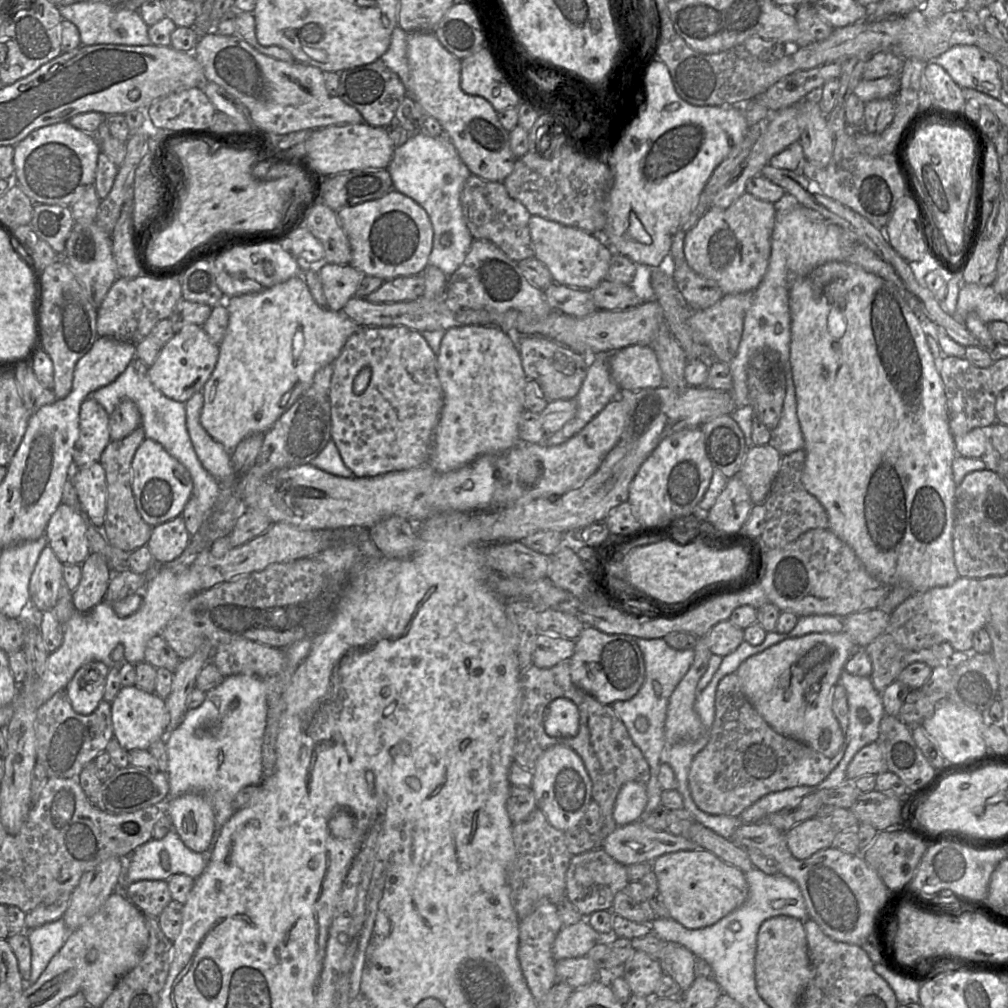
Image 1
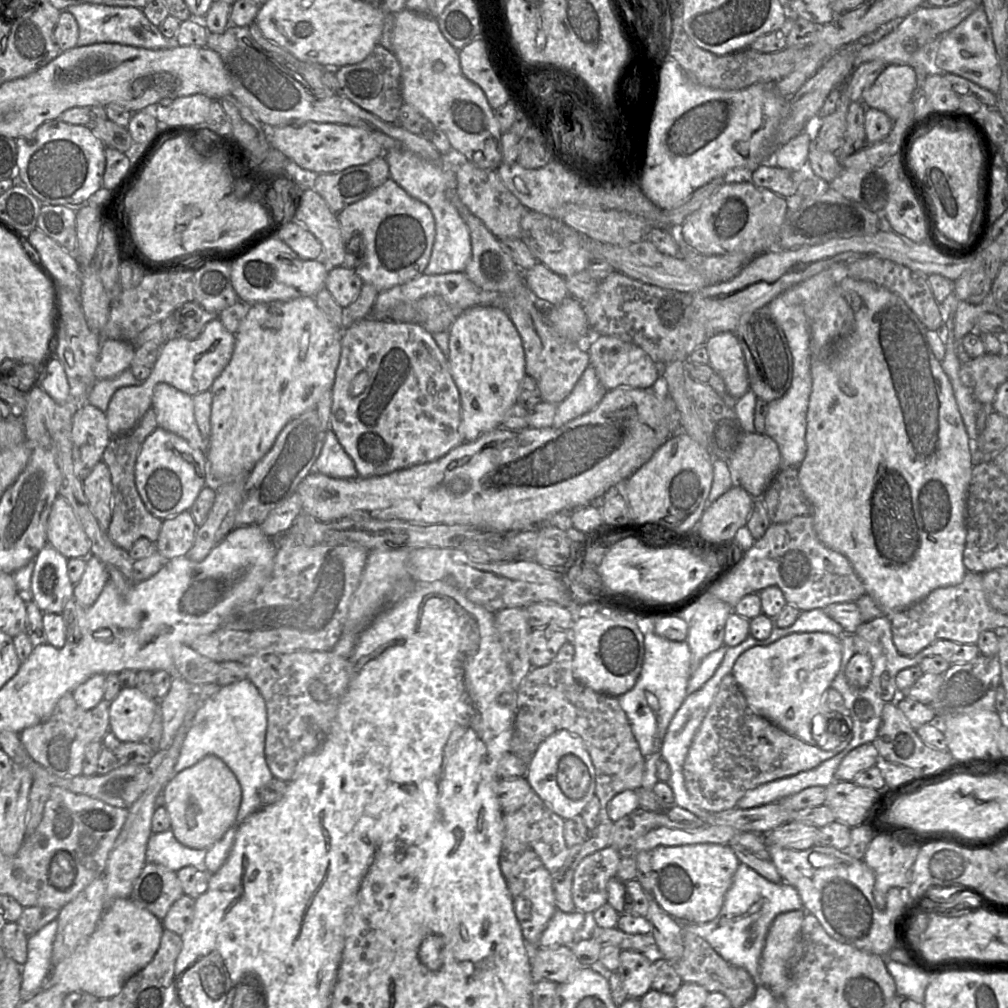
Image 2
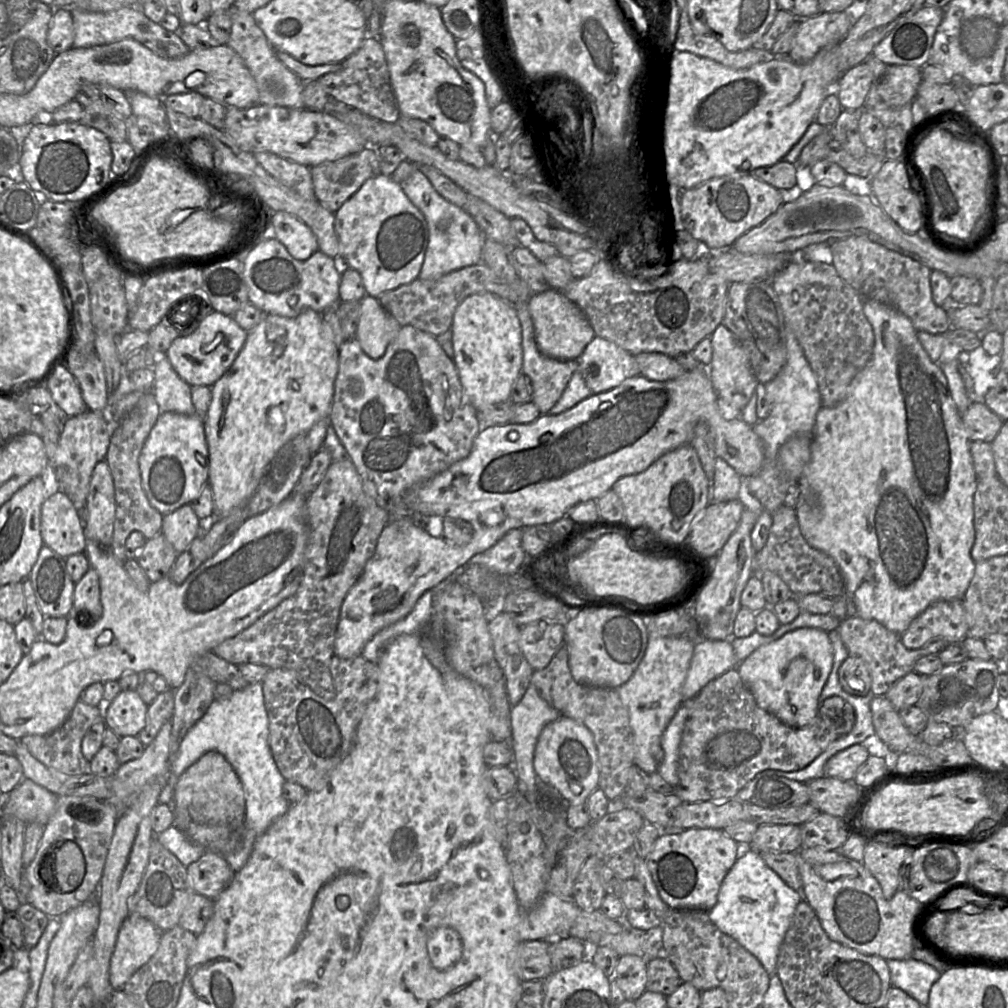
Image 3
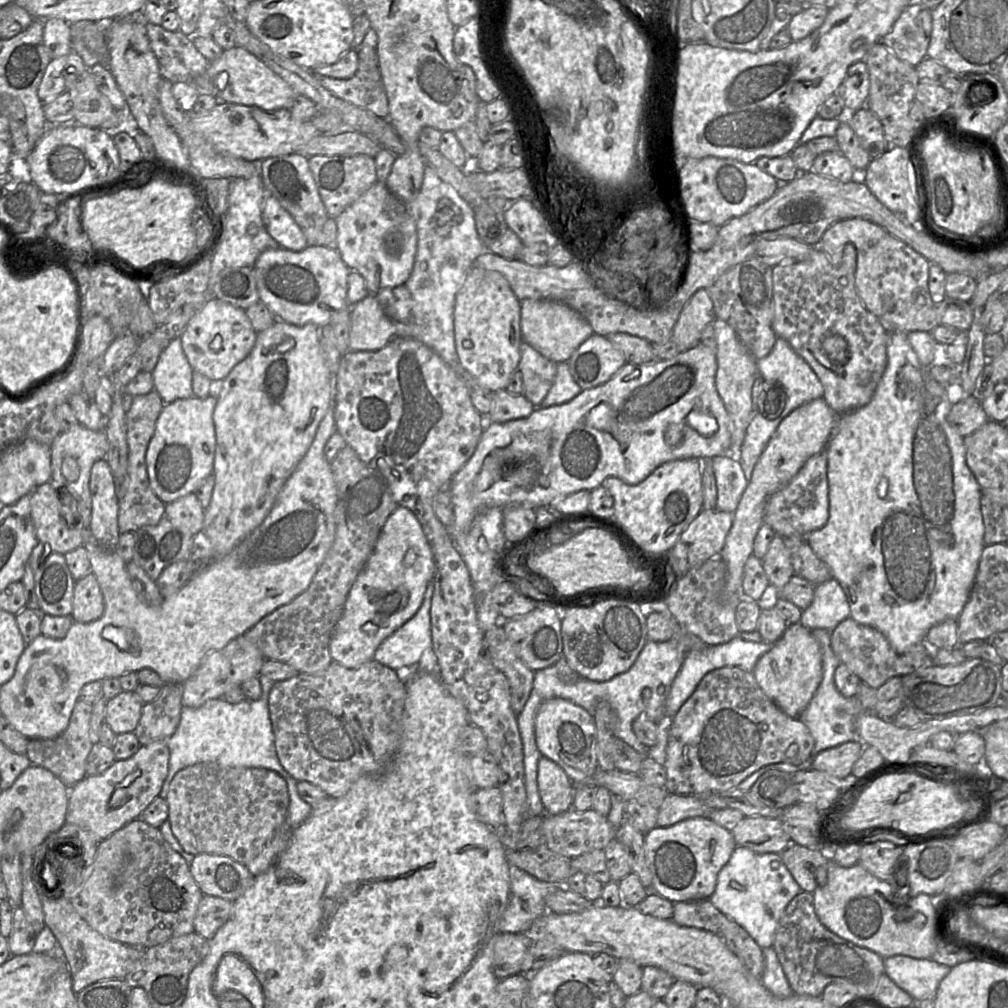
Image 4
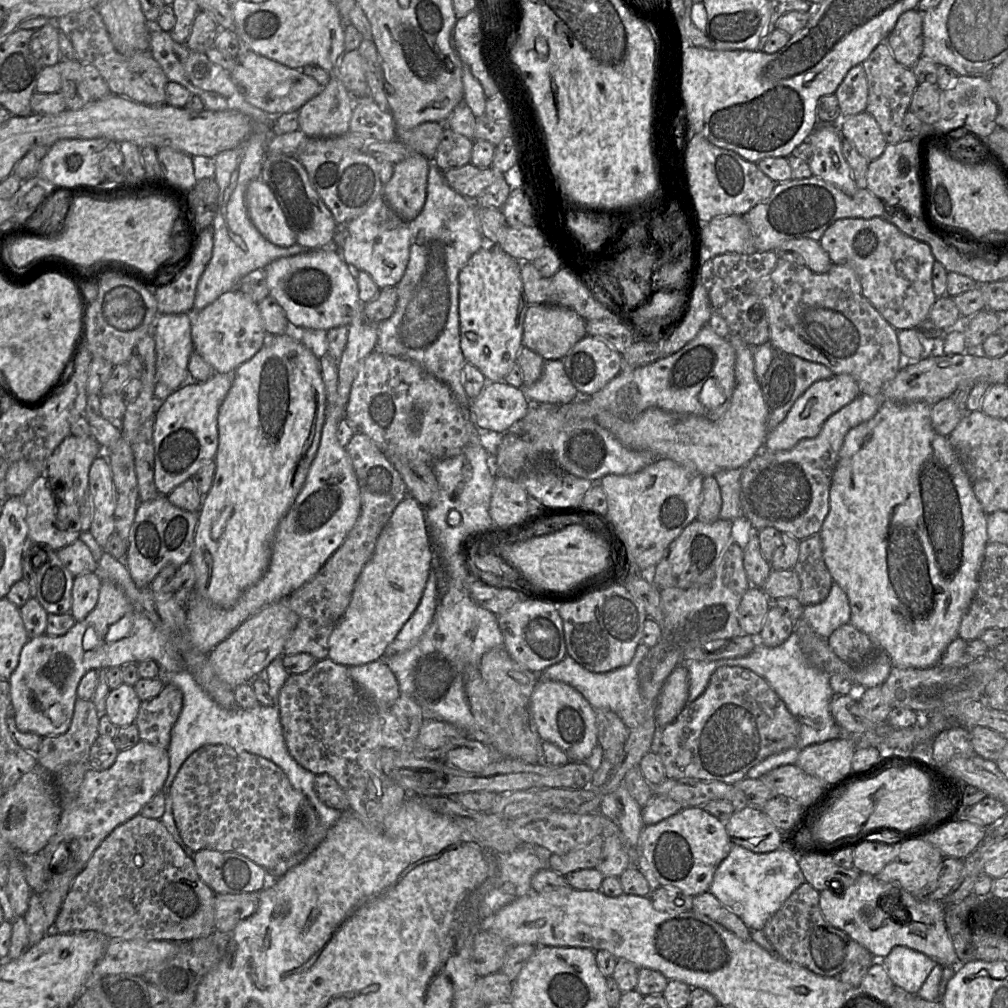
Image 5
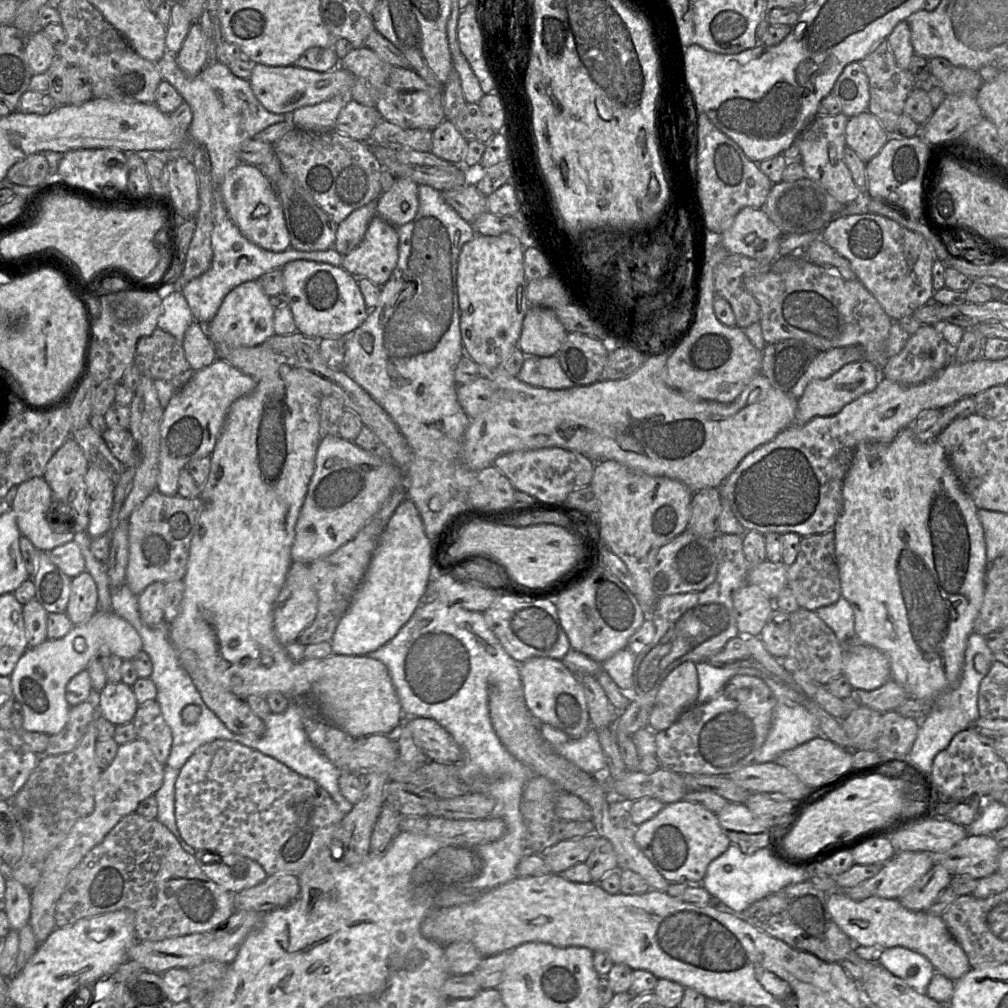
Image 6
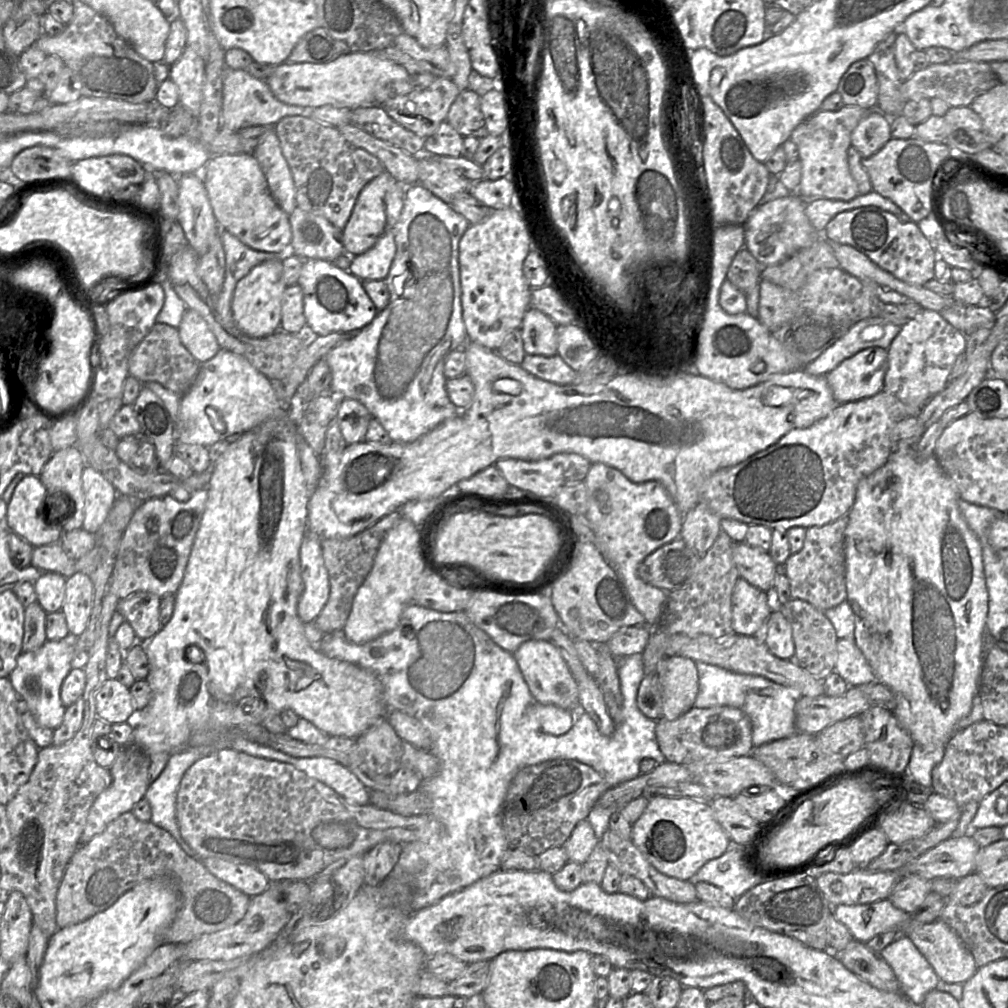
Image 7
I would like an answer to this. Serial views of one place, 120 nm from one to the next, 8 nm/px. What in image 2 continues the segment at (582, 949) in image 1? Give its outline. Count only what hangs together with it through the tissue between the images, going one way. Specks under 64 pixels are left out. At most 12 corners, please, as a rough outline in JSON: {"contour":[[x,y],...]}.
{"contour":[[556,910],[540,947],[572,946],[591,939],[591,917]]}

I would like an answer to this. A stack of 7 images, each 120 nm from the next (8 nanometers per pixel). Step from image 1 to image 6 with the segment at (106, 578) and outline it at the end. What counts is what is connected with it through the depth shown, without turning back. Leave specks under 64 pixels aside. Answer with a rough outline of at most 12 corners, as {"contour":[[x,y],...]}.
{"contour":[[88,571],[71,580],[66,614],[73,625],[98,610],[98,590]]}

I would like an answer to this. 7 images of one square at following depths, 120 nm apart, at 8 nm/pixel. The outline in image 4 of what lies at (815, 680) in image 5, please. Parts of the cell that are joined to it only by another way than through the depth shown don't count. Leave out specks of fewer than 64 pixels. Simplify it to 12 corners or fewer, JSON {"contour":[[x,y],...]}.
{"contour":[[811,629],[820,646],[823,676],[798,718],[812,730],[811,757],[858,739],[857,696],[834,684],[840,661],[830,631]]}

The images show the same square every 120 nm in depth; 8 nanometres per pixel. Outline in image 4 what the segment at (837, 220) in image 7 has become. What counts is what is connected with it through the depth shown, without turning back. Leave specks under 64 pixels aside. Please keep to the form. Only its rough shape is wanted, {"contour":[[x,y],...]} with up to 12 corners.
{"contour":[[863,219],[816,247],[833,265],[856,249],[855,288],[888,332],[940,325],[931,265]]}

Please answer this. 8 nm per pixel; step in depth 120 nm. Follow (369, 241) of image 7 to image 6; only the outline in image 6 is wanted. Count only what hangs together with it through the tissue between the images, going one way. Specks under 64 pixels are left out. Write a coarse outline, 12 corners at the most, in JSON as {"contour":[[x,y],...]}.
{"contour":[[376,202],[337,226],[333,248],[345,256],[363,240]]}

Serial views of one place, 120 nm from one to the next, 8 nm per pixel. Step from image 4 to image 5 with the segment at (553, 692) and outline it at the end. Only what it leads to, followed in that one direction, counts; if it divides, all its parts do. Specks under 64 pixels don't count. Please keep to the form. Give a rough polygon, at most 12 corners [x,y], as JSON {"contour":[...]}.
{"contour":[[650,648],[631,662],[588,671],[566,655],[539,678],[568,684],[594,709],[620,718],[641,708],[638,668]]}

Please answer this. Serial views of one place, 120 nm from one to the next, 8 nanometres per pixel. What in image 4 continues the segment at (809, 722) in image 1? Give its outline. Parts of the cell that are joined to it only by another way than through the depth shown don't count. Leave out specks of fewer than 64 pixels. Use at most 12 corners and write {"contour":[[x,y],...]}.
{"contour":[[800,623],[757,661],[753,676],[798,718],[823,676],[817,639]]}

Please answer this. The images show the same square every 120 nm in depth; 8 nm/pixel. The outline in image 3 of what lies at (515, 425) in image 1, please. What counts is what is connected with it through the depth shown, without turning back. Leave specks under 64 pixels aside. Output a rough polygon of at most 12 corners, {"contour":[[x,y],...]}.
{"contour":[[466,297],[450,329],[477,410],[510,401],[522,373],[513,304]]}

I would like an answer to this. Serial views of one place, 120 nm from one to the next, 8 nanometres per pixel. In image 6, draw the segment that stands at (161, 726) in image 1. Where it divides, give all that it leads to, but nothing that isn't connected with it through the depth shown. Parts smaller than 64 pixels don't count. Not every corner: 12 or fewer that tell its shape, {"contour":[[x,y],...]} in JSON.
{"contour":[[107,683],[91,700],[115,726],[132,722],[139,706],[132,687]]}

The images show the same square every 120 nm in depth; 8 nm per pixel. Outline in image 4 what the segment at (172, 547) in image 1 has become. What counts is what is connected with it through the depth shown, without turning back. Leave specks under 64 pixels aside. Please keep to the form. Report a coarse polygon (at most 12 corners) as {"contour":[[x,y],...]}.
{"contour":[[195,492],[165,504],[165,516],[184,533],[203,529]]}

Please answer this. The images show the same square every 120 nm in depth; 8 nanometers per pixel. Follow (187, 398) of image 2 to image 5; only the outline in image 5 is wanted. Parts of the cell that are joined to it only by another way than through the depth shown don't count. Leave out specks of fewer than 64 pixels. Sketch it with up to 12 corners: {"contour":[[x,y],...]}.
{"contour":[[193,313],[159,314],[152,327],[157,381],[191,380]]}

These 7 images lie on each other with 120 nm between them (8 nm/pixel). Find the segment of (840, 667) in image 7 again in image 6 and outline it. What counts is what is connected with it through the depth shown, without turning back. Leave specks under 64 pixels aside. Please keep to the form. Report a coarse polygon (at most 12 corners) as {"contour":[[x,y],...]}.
{"contour":[[853,640],[844,645],[843,675],[853,690],[891,680],[889,659]]}

